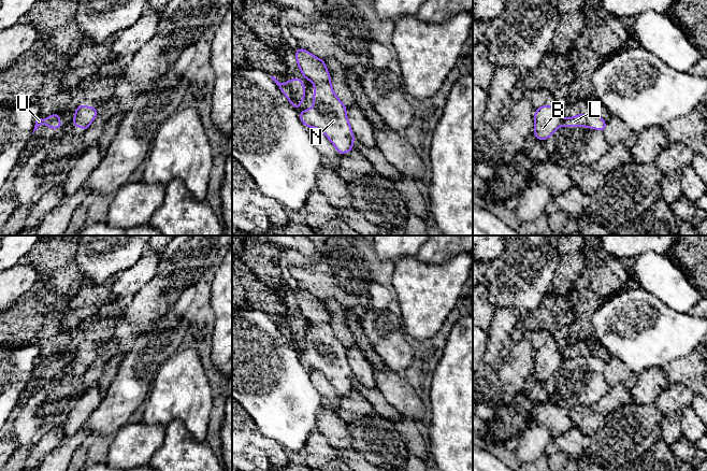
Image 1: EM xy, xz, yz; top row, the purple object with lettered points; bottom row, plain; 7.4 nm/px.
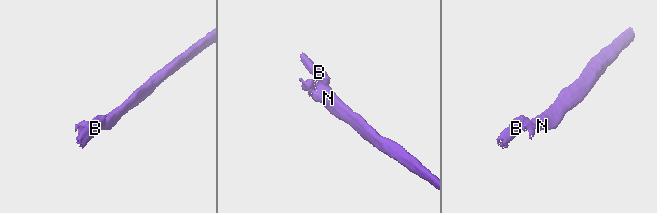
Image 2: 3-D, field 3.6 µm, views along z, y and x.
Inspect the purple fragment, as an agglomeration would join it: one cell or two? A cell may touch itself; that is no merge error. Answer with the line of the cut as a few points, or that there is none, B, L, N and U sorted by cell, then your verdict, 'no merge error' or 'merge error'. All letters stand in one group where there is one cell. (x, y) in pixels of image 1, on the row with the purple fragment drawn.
cut in xz along (314, 82), (327, 82), (330, 84); B / L N U; merge error

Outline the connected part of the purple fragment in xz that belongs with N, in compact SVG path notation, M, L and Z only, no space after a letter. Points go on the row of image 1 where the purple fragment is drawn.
M314 83L313 106L299 114L302 124L324 133L338 154L349 153L356 139L346 112L332 85Z

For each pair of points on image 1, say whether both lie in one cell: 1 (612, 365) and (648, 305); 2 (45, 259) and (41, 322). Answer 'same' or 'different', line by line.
1: different
2: same

